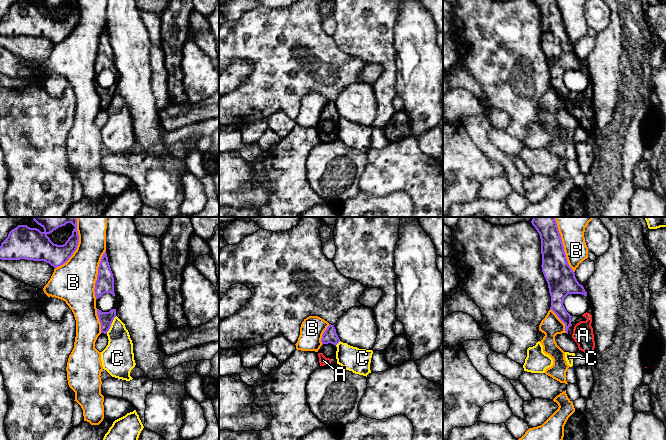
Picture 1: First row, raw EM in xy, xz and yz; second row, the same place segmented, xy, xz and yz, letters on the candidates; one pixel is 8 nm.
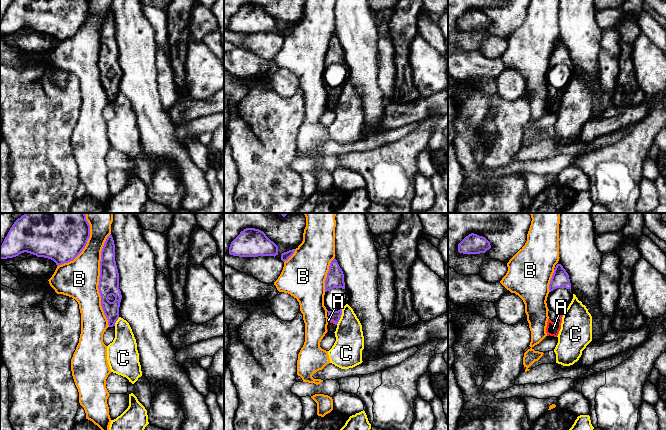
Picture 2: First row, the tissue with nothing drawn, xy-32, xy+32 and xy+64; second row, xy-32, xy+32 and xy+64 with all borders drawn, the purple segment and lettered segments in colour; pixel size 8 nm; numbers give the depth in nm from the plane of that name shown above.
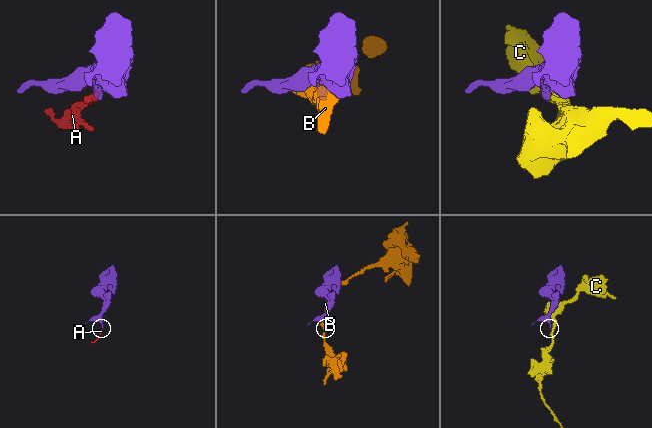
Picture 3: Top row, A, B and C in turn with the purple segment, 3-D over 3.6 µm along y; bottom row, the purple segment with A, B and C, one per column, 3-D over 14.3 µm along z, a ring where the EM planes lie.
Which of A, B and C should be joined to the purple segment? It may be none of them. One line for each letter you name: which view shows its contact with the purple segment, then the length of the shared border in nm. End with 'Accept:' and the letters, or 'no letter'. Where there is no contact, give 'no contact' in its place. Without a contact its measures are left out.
A: contact in yz; length 30 nm
Accept: A

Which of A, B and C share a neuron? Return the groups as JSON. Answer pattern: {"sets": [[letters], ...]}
{"sets": [["A"], ["B"], ["C"]]}

